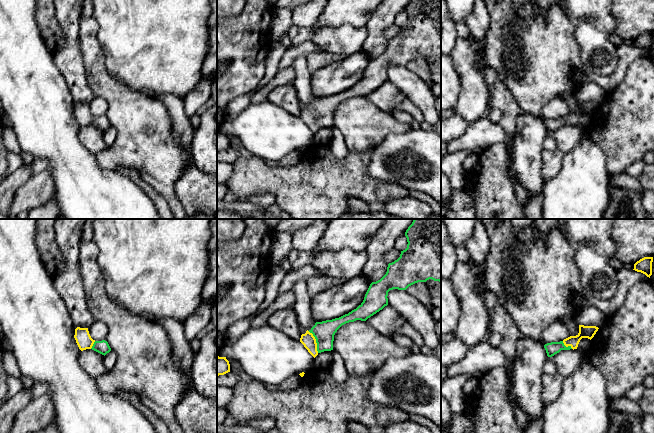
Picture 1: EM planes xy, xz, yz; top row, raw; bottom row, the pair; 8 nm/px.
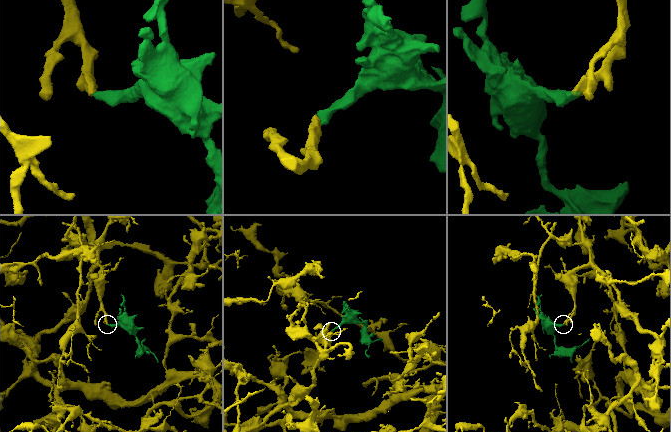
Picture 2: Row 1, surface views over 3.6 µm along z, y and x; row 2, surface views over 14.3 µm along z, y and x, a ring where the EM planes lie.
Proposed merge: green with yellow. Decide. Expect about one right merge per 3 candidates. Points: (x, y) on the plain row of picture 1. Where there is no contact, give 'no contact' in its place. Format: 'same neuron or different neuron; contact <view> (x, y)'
same neuron; contact xz (316, 117)

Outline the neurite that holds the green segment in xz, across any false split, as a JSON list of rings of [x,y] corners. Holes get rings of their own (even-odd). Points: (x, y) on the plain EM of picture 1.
[[[411,0],[405,12],[407,24],[401,27],[397,36],[388,40],[387,48],[380,56],[370,60],[363,78],[356,85],[339,94],[316,98],[309,107],[301,111],[300,118],[314,134],[321,128],[333,126],[334,111],[342,101],[356,96],[366,97],[387,82],[390,66],[406,66],[415,59],[429,55],[441,58],[441,0]]]

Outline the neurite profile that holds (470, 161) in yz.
[[[471,154],[467,156],[463,162],[463,168],[464,170],[471,170],[477,163],[478,161],[478,155],[476,154]]]

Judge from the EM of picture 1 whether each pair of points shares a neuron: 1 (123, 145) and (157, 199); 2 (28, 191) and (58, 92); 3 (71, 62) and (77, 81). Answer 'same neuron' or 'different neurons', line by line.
1: different neurons
2: different neurons
3: same neuron

